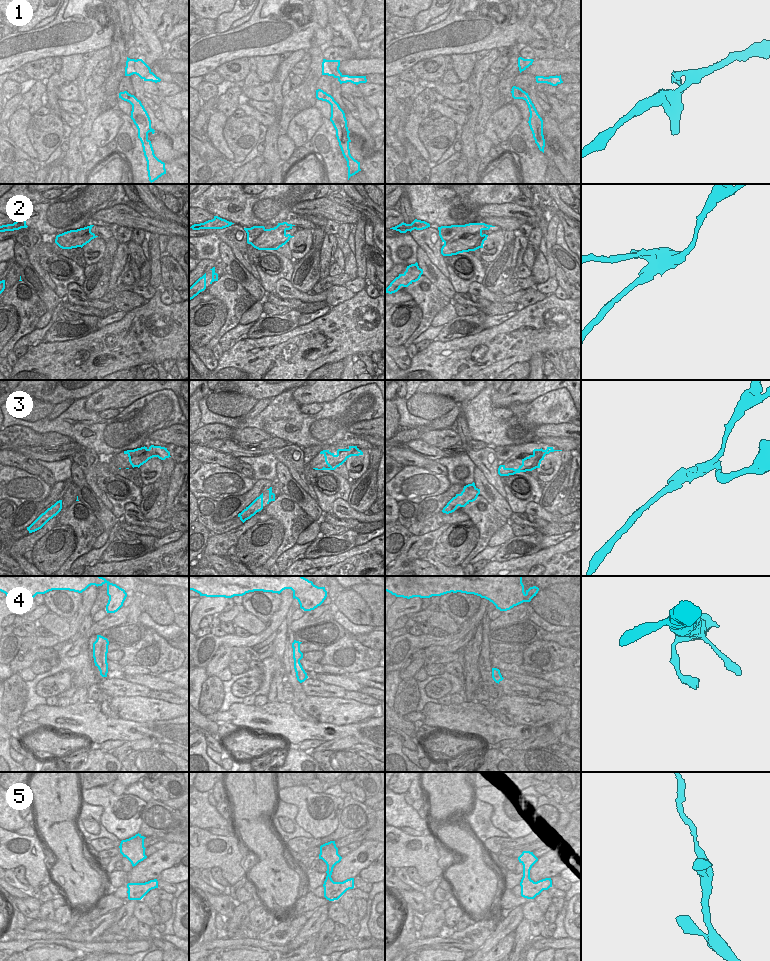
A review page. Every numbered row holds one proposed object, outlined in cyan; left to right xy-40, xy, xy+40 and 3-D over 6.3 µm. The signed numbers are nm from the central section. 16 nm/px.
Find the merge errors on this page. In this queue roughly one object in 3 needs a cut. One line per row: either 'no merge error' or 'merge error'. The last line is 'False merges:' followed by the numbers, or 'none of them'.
1: no merge error
2: merge error
3: merge error
4: no merge error
5: no merge error
False merges: 2, 3

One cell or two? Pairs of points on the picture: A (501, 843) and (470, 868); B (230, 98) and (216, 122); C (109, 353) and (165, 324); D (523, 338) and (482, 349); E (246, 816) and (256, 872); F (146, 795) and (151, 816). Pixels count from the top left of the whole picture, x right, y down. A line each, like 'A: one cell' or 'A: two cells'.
A: two cells
B: two cells
C: one cell
D: one cell
E: one cell
F: two cells

